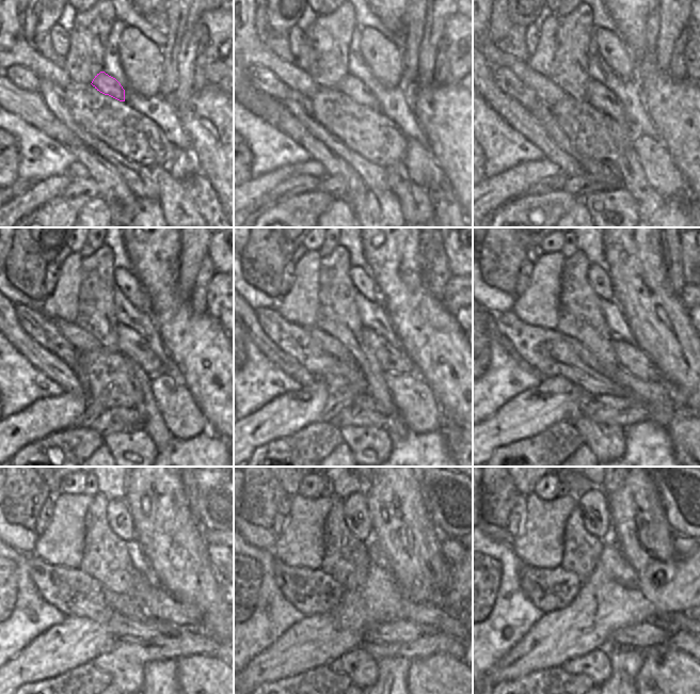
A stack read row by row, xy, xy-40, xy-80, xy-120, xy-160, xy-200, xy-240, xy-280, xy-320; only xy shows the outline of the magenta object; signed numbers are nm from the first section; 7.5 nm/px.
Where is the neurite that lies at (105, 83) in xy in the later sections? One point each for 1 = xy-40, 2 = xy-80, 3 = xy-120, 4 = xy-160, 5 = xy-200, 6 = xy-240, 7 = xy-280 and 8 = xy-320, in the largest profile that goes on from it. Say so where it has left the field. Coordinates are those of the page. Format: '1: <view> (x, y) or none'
1: xy-40 (350, 85)
2: xy-80 (599, 96)
3: xy-120 (130, 344)
4: xy-160 (392, 360)
5: xy-200 (632, 360)
6: xy-240 (159, 604)
7: xy-280 (430, 616)
8: xy-320 (678, 621)

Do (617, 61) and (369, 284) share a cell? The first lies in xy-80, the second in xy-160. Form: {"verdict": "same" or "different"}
{"verdict": "same"}

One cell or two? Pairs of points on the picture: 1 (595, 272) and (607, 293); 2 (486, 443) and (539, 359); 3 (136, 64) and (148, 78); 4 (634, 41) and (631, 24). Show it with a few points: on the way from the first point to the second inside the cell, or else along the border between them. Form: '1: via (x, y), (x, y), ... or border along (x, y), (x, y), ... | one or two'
1: via (601, 278), (604, 281), (604, 287) | one
2: border along (543, 376), (562, 376), (568, 380) | two
3: via (139, 67), (145, 75) | one
4: via (634, 36), (632, 28) | one

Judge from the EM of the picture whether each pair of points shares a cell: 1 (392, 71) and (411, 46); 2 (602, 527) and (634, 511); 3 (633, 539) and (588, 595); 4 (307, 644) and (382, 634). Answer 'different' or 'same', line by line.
1: different
2: different
3: different
4: different

